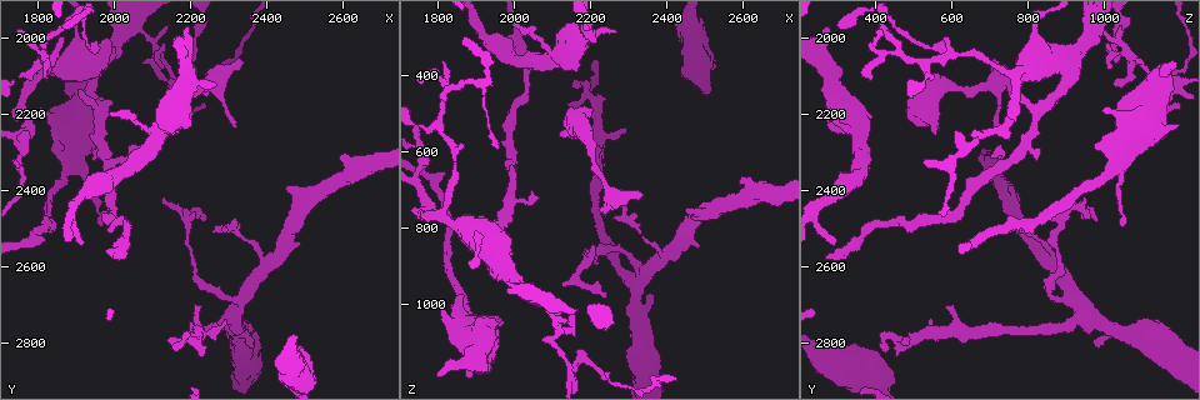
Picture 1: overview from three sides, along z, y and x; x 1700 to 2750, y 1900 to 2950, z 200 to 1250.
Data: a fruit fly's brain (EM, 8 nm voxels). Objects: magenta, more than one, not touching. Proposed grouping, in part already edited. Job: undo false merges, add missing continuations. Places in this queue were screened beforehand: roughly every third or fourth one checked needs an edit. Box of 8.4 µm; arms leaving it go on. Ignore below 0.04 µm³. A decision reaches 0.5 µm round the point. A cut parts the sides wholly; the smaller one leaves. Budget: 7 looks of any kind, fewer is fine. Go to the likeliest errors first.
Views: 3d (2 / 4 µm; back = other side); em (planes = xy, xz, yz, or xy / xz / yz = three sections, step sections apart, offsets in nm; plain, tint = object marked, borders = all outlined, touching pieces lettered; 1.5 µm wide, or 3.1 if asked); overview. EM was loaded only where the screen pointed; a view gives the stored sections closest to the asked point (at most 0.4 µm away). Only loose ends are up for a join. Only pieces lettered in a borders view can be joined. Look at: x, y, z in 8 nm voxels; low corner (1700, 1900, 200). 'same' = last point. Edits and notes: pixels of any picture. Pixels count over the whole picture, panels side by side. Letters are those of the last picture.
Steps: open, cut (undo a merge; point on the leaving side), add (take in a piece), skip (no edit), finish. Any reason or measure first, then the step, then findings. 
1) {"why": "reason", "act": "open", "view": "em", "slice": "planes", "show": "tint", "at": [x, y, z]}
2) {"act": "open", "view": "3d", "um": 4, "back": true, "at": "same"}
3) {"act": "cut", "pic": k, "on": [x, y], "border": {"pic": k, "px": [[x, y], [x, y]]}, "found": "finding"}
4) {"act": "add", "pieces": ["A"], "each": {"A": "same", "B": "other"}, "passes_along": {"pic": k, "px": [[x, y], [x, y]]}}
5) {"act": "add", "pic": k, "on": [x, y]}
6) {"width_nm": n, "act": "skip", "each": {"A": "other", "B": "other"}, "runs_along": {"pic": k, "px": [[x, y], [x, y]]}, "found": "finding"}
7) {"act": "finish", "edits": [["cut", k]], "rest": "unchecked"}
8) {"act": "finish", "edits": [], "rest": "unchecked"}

{"why": "an open end", "act": "open", "view": "em", "slice": "planes", "show": "borders", "at": [2335, 2070, 720]}

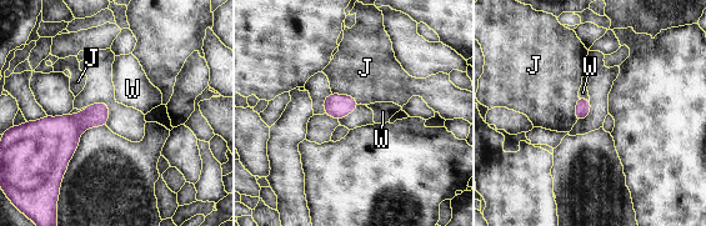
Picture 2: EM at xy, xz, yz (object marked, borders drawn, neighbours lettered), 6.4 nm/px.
{"longest_contact_nm": ["J", 190], "act": "add", "pieces": ["W"], "each": {"J": "other", "W": "same"}, "found": "it goes on there"}

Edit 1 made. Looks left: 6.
{"why": "long arm stops here", "act": "open", "view": "em", "slice": "xz", "step": 8, "show": "borders", "at": [2245, 2475, 985]}

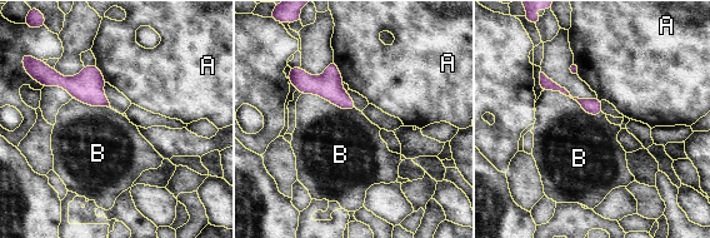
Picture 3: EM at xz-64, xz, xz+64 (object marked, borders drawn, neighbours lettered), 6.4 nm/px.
{"act": "open", "view": "em", "slice": "planes", "show": "borders", "at": "same"}

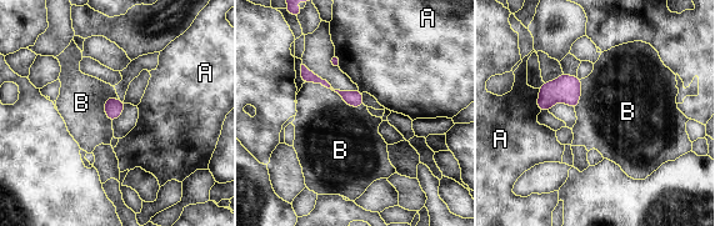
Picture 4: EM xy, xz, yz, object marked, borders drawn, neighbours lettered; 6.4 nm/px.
{"act": "skip", "each": {"A": "other", "B": "other"}, "found": "no lettered piece goes on from it"}

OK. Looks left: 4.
{"act": "finish", "edits": [["add", 2]], "rest": "unchecked"}

